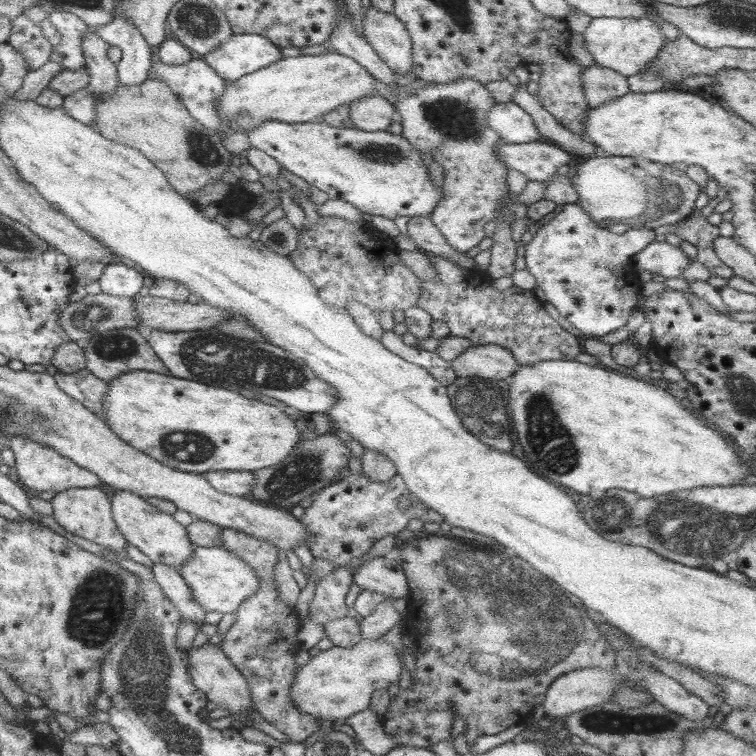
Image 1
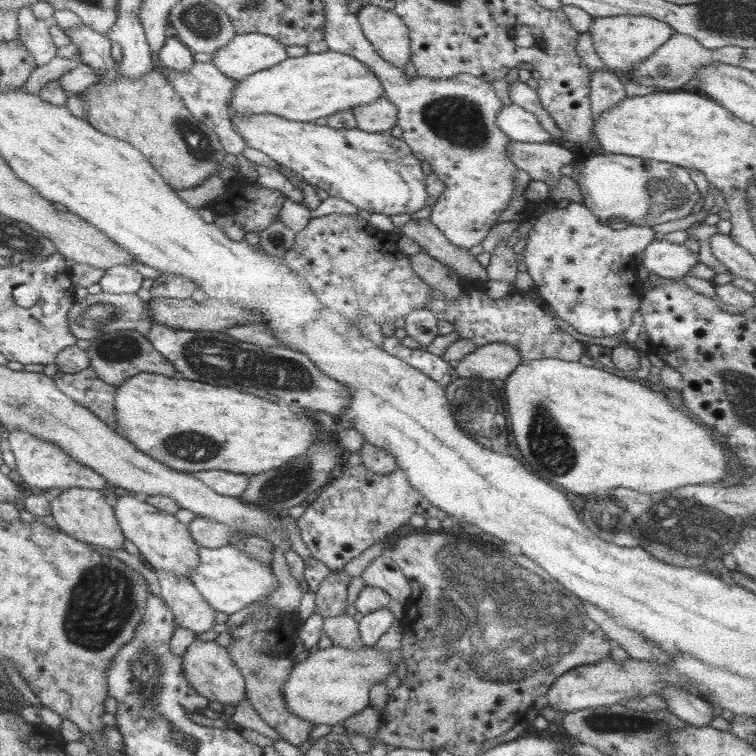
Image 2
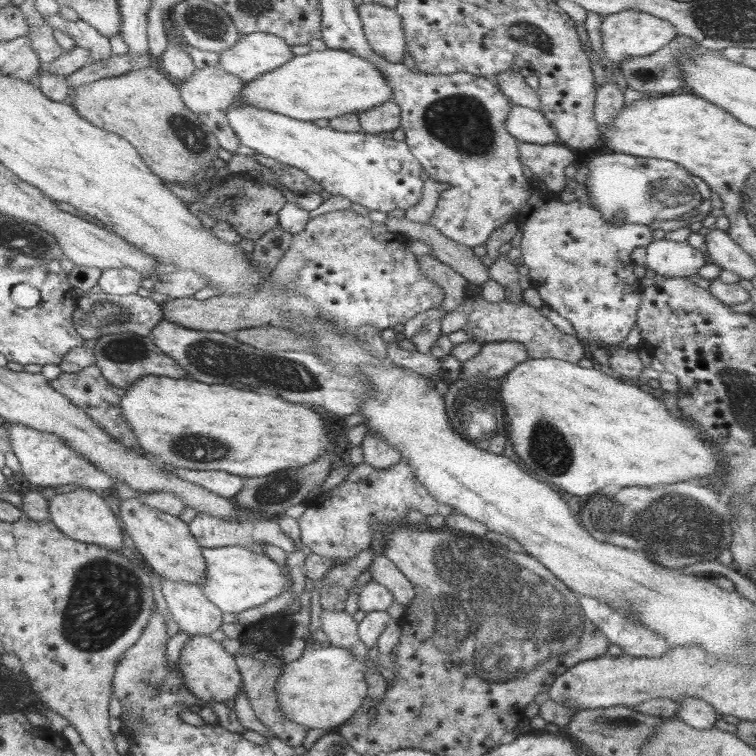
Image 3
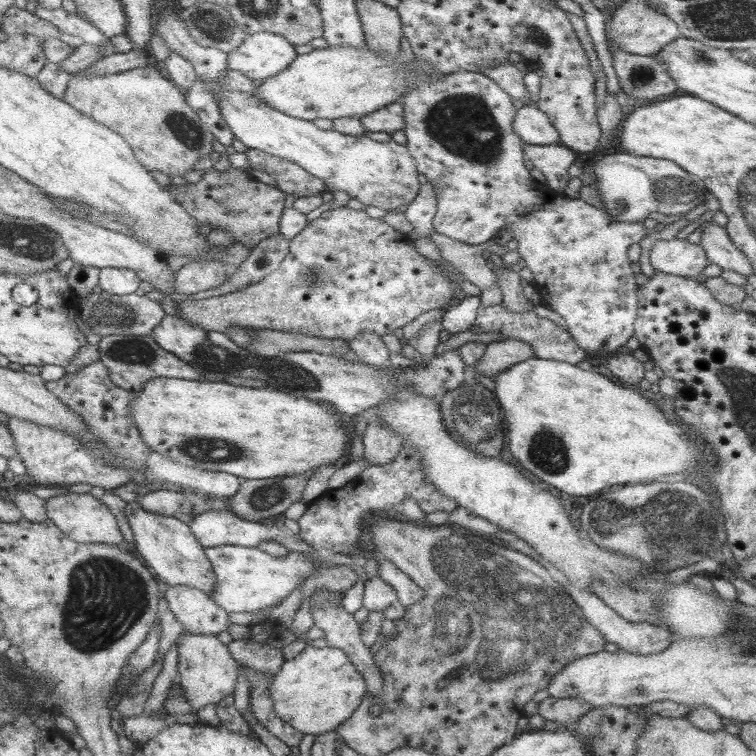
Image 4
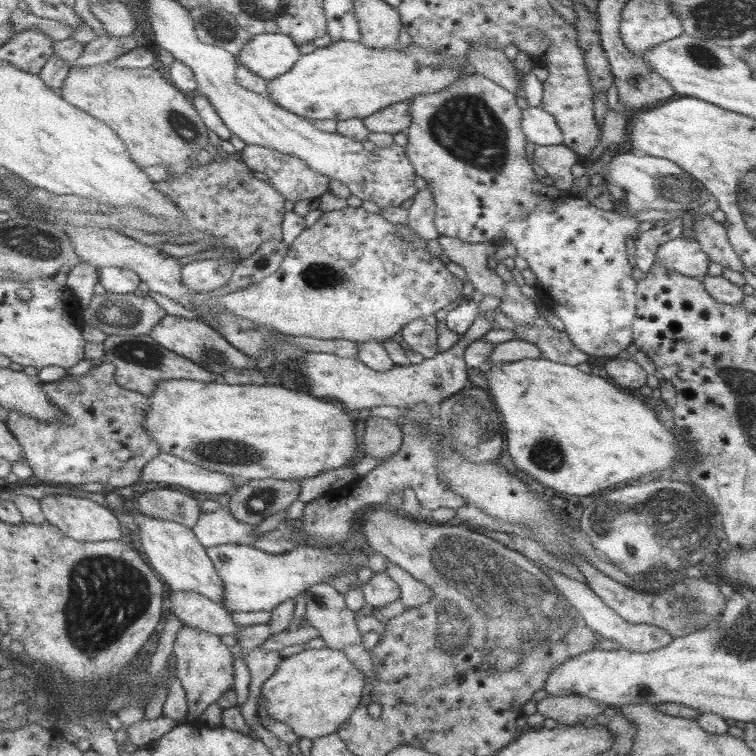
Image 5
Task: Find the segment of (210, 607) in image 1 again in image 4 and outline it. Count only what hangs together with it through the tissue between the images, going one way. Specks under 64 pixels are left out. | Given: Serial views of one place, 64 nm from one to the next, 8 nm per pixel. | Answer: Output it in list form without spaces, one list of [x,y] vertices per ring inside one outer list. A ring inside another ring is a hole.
[[[228,544],[205,547],[204,552],[216,577],[215,590],[209,596],[227,613],[256,612],[275,606],[290,596],[292,590],[296,590],[317,570],[312,553],[303,555],[301,552],[289,552],[286,556],[278,558],[261,551],[258,547]]]

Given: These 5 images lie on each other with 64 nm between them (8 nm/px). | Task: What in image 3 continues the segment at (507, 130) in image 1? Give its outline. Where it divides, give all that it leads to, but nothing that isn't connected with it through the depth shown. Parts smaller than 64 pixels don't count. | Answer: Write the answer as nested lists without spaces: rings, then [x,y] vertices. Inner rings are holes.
[[[512,104],[505,127],[519,142],[530,144],[558,142],[556,131],[549,125],[547,118],[533,108]]]

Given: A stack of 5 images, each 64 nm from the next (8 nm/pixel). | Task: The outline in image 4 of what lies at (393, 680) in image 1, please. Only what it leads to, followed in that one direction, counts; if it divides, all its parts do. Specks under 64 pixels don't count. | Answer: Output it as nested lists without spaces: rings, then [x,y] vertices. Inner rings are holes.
[[[310,642],[291,660],[285,660],[269,684],[269,695],[278,718],[304,734],[335,731],[351,718],[366,691],[363,678],[348,655],[336,647],[316,648]]]

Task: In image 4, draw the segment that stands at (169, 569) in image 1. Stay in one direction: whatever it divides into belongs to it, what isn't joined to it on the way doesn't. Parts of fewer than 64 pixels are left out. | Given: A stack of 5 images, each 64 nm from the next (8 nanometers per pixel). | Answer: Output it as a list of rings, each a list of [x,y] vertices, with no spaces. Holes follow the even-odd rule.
[[[185,584],[163,585],[163,589],[168,606],[184,631],[217,635],[228,630],[228,613],[205,592]]]

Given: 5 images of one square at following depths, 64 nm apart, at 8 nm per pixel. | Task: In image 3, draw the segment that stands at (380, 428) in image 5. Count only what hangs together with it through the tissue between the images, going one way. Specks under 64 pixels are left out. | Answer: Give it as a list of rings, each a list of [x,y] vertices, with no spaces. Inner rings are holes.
[[[368,432],[361,443],[364,463],[376,470],[388,470],[400,462],[400,452],[390,443],[384,442],[380,436]]]

